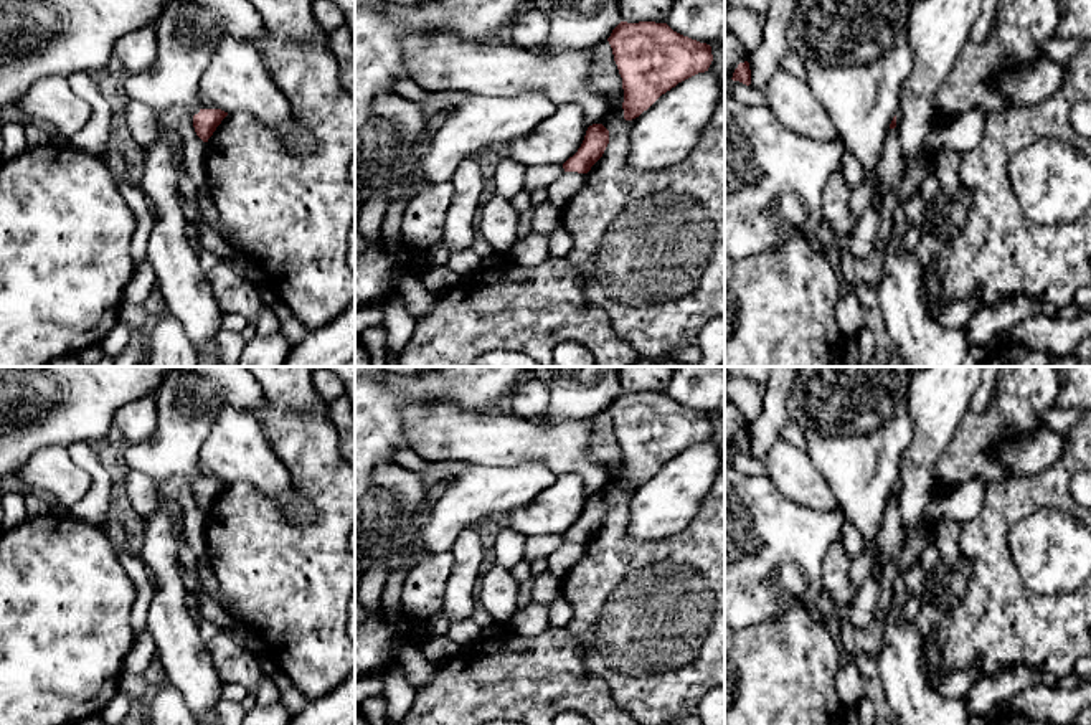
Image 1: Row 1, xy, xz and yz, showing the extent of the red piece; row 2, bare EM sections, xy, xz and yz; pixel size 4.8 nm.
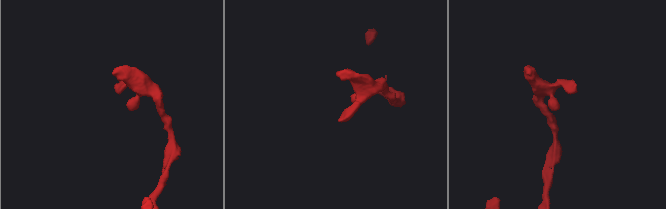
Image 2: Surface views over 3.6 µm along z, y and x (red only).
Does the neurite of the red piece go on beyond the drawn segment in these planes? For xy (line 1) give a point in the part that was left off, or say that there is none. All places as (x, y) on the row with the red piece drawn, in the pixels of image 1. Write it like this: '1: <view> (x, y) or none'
1: none

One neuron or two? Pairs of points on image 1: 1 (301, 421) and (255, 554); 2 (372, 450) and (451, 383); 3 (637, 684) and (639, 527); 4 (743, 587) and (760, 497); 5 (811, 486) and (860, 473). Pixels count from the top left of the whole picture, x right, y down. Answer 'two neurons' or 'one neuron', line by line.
1: one neuron
2: one neuron
3: two neurons
4: one neuron
5: two neurons

